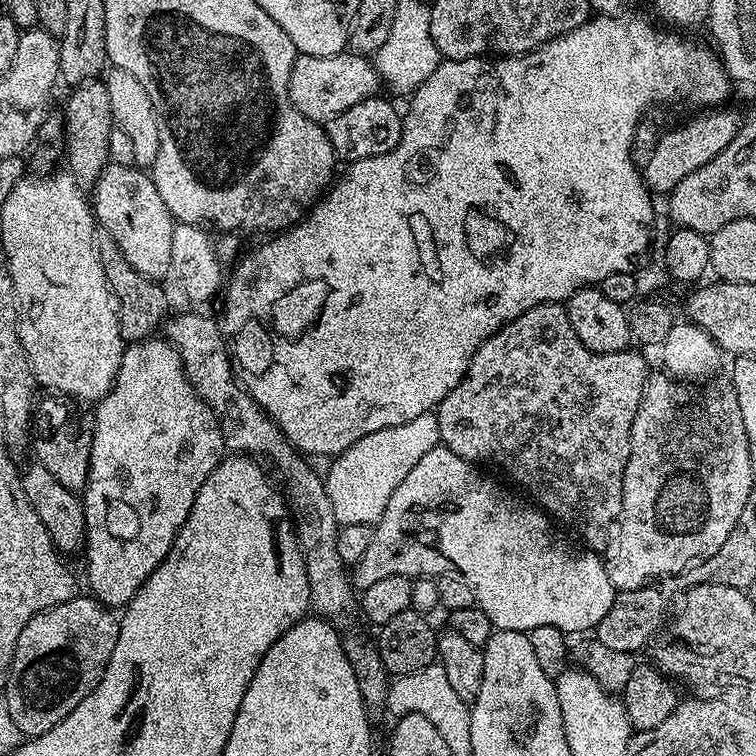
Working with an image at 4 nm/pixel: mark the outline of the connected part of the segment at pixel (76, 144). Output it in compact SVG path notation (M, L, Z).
M103 79L85 80L84 83L75 85L71 89L72 92L68 96L68 101L64 104L64 112L62 111L62 119L64 121L64 150L63 155L68 156L67 171L71 172L75 178L79 188L91 190L96 187L100 172L107 168L110 161L110 134L114 127L112 123L112 115L110 114L110 94L106 94L106 86Z

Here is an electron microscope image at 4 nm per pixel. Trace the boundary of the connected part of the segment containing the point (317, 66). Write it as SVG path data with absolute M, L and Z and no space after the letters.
M342 51L329 56L297 55L288 82L288 97L303 116L317 122L327 122L350 106L377 95L382 81L373 61L354 52Z

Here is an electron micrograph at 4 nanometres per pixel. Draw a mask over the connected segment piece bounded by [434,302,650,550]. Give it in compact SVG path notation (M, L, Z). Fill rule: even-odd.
M557 302L555 304L534 306L530 310L526 310L518 318L514 318L509 324L504 324L486 342L482 342L480 349L469 360L468 369L462 378L462 382L458 382L458 386L454 386L454 390L450 390L450 394L446 394L446 398L442 398L442 402L436 405L434 415L440 431L440 444L454 454L458 454L458 458L473 461L480 466L494 463L496 460L496 448L501 448L514 463L520 464L522 471L529 472L532 476L540 476L541 488L533 490L531 499L553 521L559 522L561 520L566 527L573 528L585 540L583 543L589 549L603 549L610 536L607 528L610 527L609 529L611 529L620 518L620 511L622 510L622 478L626 470L626 462L630 458L630 430L634 422L634 414L640 405L640 396L644 392L644 385L648 383L650 375L647 362L638 353L632 351L625 350L611 352L610 354L591 352L586 346L582 346L582 342L578 342L578 334L574 334L574 326L570 326L568 310L563 303Z

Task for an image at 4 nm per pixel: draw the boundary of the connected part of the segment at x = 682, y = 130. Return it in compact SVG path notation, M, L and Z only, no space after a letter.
M717 106L703 114L696 114L700 116L661 134L660 141L653 146L652 153L648 156L648 161L642 164L642 179L653 193L671 192L682 178L694 174L694 170L706 166L718 153L726 150L742 123L741 113L739 116L734 109L728 107Z

